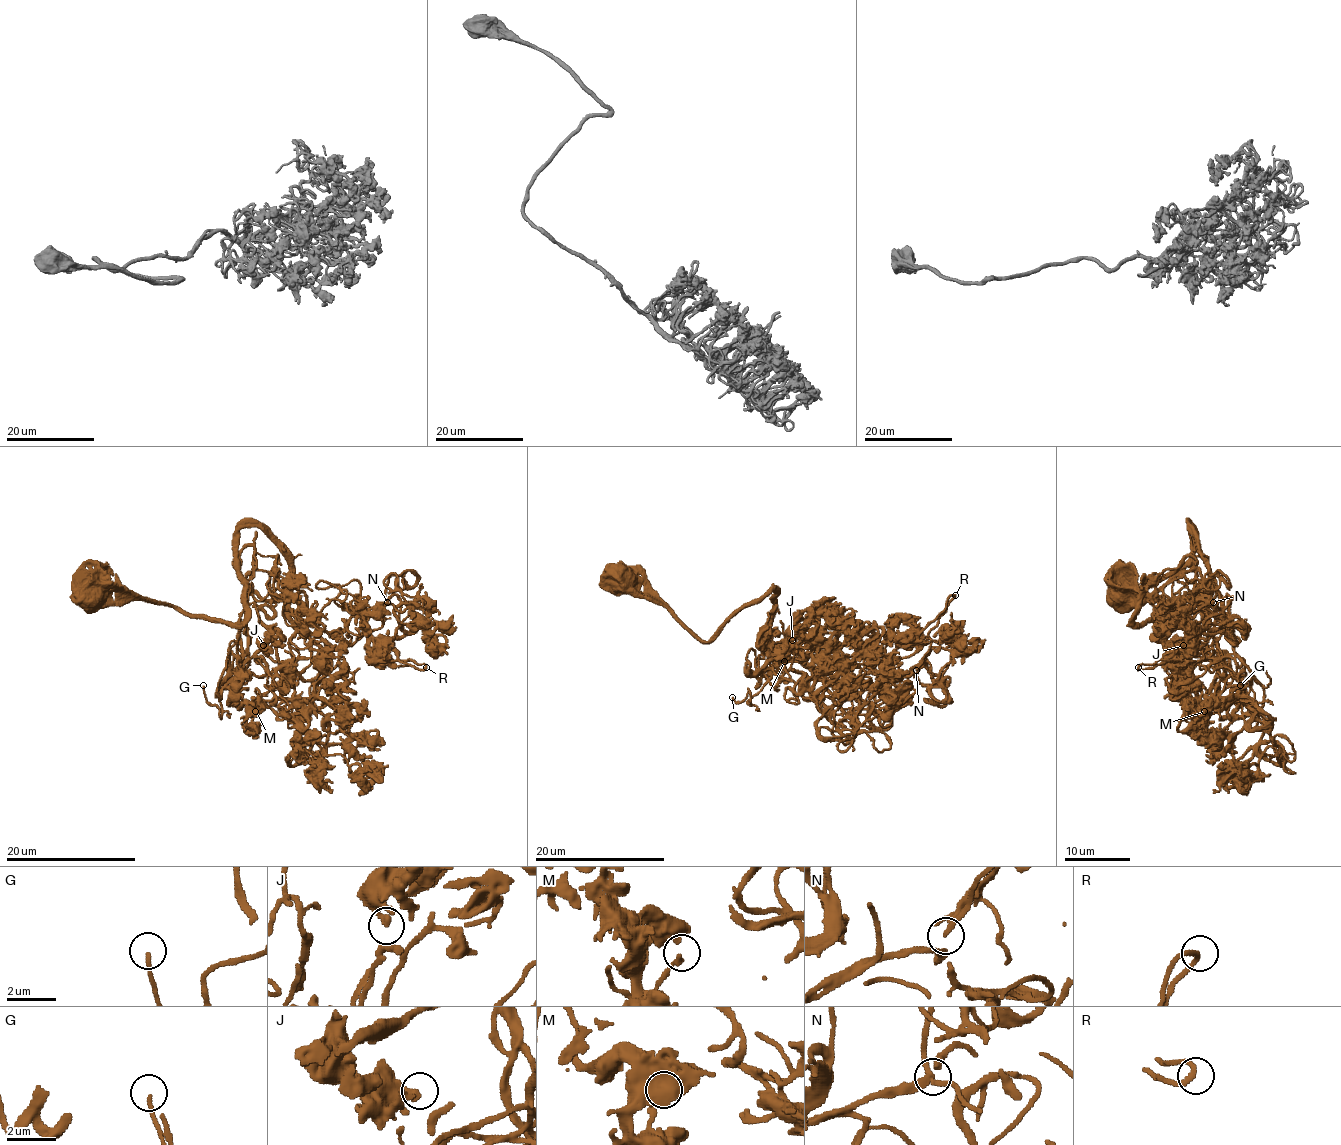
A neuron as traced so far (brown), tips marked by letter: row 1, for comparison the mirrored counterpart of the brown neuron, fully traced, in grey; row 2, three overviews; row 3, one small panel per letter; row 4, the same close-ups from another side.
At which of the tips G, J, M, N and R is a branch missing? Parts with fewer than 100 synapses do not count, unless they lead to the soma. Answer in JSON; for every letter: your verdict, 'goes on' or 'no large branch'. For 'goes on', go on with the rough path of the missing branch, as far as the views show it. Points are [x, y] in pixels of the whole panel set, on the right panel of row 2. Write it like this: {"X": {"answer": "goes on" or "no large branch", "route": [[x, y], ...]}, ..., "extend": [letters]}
{"G": {"answer": "no large branch"}, "J": {"answer": "no large branch"}, "M": {"answer": "no large branch"}, "N": {"answer": "no large branch"}, "R": {"answer": "no large branch"}, "extend": []}

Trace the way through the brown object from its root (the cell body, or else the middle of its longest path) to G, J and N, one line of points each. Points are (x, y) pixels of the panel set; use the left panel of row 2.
G: (92, 593), (241, 624), (237, 555), (252, 545), (247, 659), (242, 677), (218, 694), (221, 718), (203, 685)
J: (92, 593), (241, 624), (237, 555), (252, 545), (273, 599), (257, 612), (276, 632), (263, 645)
N: (92, 593), (241, 624), (237, 555), (252, 545), (293, 620), (340, 633), (395, 575), (410, 609), (387, 602)

